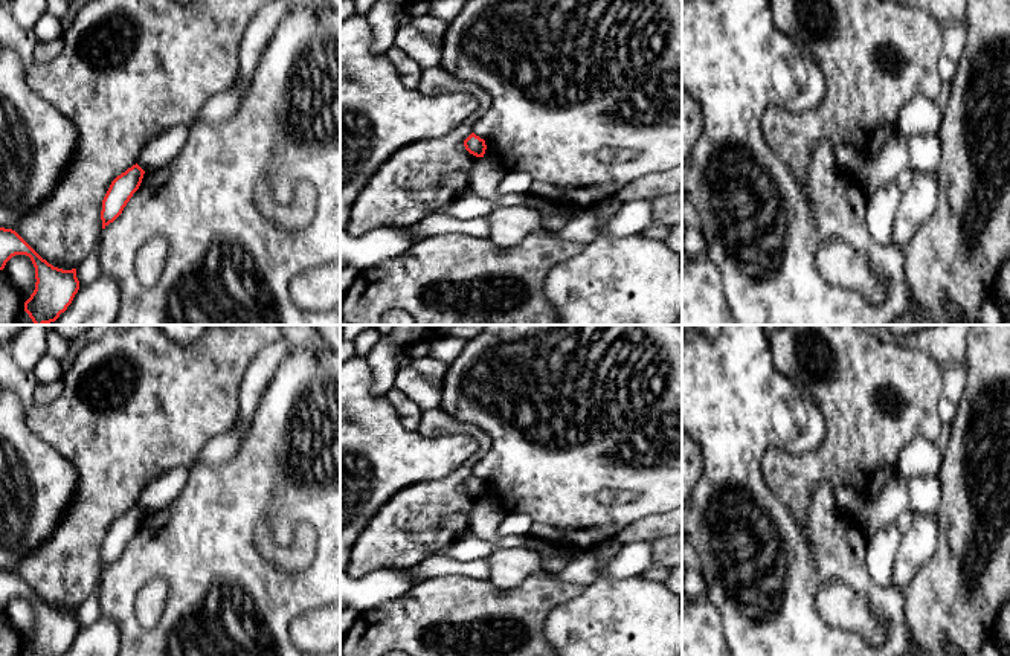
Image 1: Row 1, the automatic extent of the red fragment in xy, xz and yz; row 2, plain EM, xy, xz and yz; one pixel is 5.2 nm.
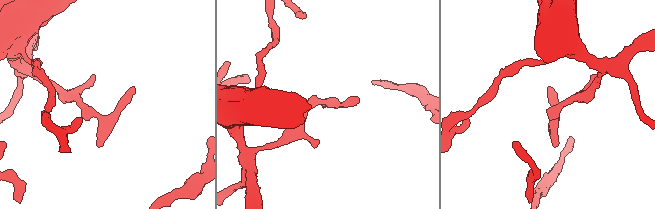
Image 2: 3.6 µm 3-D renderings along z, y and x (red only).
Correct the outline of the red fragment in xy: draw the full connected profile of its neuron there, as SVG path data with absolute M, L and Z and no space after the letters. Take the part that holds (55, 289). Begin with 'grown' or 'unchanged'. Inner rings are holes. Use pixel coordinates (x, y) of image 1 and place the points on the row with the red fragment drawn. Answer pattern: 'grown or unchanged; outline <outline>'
unchanged; outline M0 227L0 270L15 255L26 255L35 267L35 290L24 311L35 325L55 322L79 290L76 269L63 270L43 259L15 230Z

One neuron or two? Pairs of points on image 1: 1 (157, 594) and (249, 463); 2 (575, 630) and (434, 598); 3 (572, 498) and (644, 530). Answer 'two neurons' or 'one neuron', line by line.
1: two neurons
2: two neurons
3: two neurons

